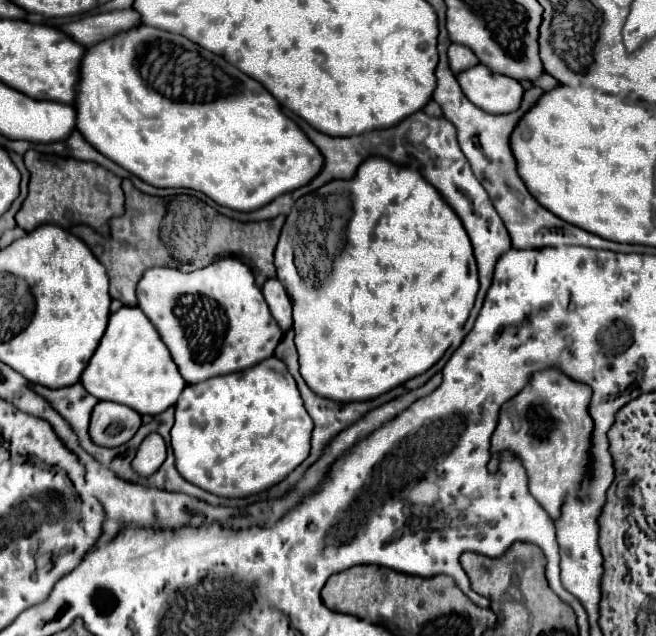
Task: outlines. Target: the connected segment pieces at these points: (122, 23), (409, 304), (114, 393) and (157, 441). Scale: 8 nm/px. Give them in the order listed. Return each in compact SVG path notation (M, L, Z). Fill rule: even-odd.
M127 8L125 12L101 12L79 18L75 22L63 24L61 30L79 44L93 46L101 40L109 40L109 36L117 36L117 32L127 32L129 28L135 28L137 24L141 24L139 14L133 12L133 8Z
M367 158L359 166L355 178L333 180L323 188L315 190L313 194L307 194L305 198L297 200L285 220L275 250L275 268L277 268L277 278L281 280L283 288L287 290L293 302L293 330L295 330L295 344L299 352L301 376L309 384L309 388L313 388L313 392L317 392L319 396L325 396L329 400L341 400L341 402L361 402L361 400L377 398L405 384L407 380L421 376L433 364L437 364L443 358L445 350L453 344L453 340L463 334L463 326L469 318L469 312L475 302L475 294L479 290L477 266L475 266L471 242L459 216L443 202L439 192L435 192L435 188L429 182L425 182L415 170L397 166L385 158Z
M123 306L109 318L105 336L95 350L89 366L85 368L81 382L89 394L97 400L111 400L133 408L139 414L161 414L171 408L185 388L177 364L171 360L171 352L159 338L155 326L135 306Z
M149 434L141 442L141 446L133 458L133 470L139 476L149 478L149 474L157 472L157 468L161 468L163 462L165 462L165 442L159 434Z

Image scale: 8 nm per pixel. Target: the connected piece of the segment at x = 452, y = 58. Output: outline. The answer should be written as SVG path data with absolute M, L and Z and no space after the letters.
M451 44L449 46L449 66L455 74L459 74L467 68L473 68L477 64L479 64L477 56L469 48L465 48L463 44Z

